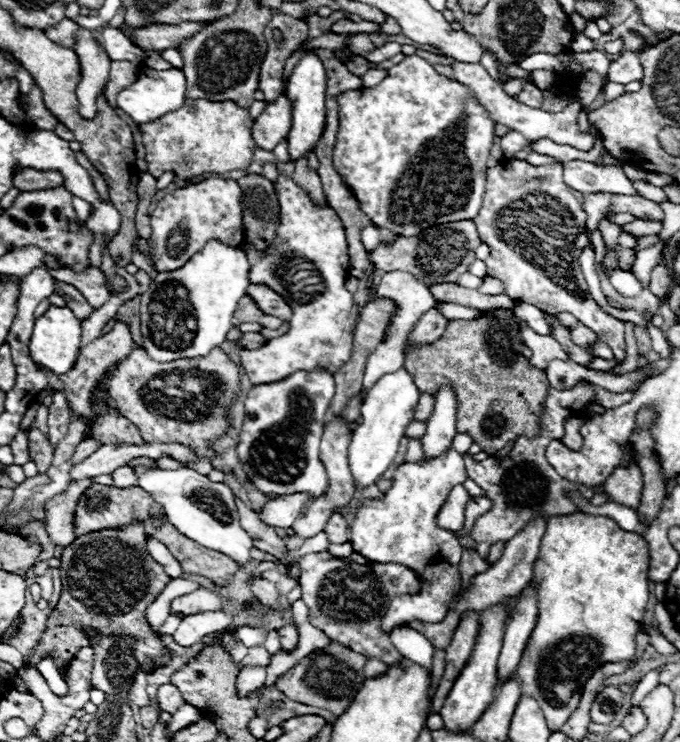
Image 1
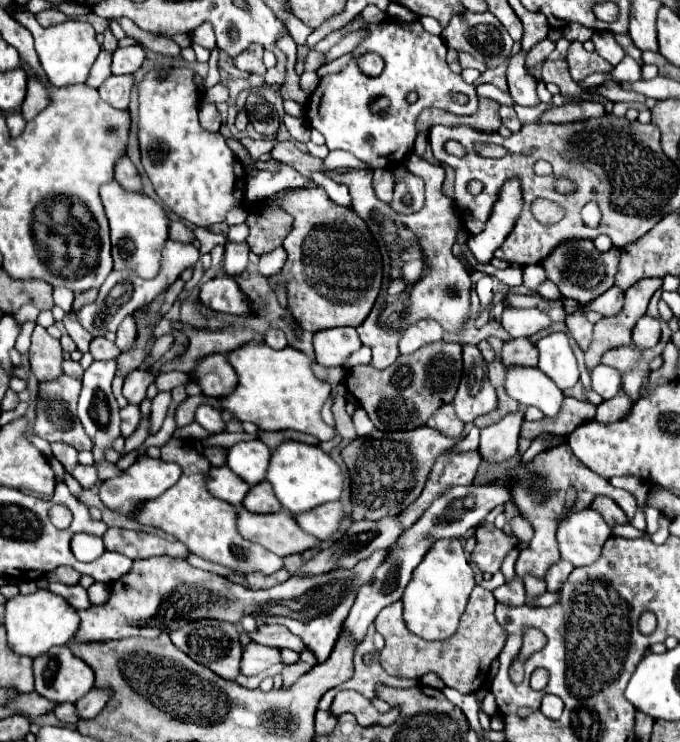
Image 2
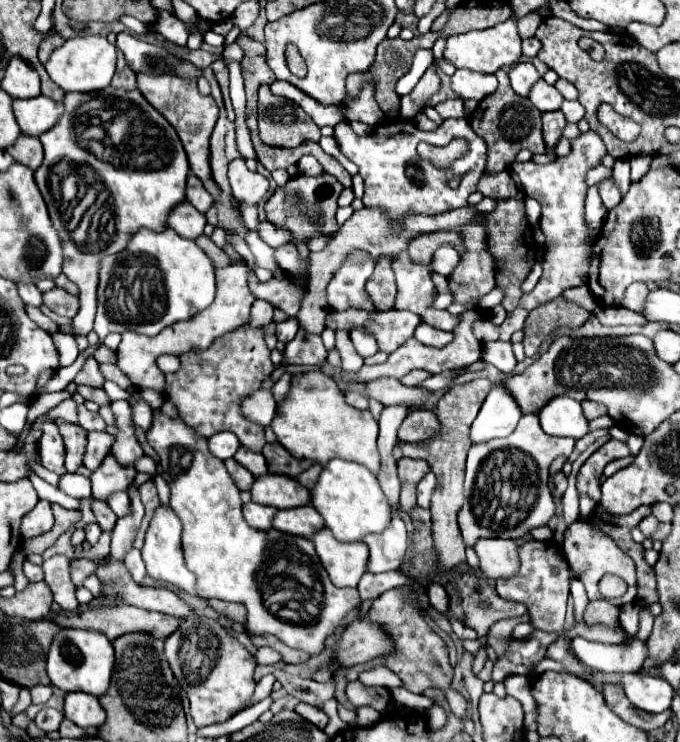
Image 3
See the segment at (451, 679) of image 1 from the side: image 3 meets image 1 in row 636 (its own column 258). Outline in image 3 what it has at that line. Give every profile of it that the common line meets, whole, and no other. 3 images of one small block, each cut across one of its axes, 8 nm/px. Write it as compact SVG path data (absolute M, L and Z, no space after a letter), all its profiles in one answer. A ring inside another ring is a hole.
M244 446L238 448L238 452L234 454L234 460L240 462L246 470L250 470L254 476L262 476L262 474L268 472L266 458L262 454L258 454L258 452L252 452L252 450L244 448Z

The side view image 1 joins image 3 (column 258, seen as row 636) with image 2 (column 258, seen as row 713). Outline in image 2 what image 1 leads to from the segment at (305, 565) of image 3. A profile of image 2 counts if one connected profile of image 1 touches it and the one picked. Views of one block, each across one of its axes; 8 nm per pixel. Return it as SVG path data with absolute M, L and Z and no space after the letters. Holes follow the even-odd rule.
M170 438L170 442L166 442L160 450L162 450L162 456L160 456L162 460L176 462L182 466L182 476L176 482L176 486L168 488L154 502L148 502L142 506L140 518L138 518L140 524L150 524L164 530L166 534L172 534L176 540L186 544L192 554L204 560L210 560L214 564L226 566L240 576L246 576L252 572L274 574L276 570L284 568L284 562L280 556L240 536L240 532L236 530L236 514L238 514L236 506L230 506L228 502L222 502L208 492L206 480L212 464L190 442Z

